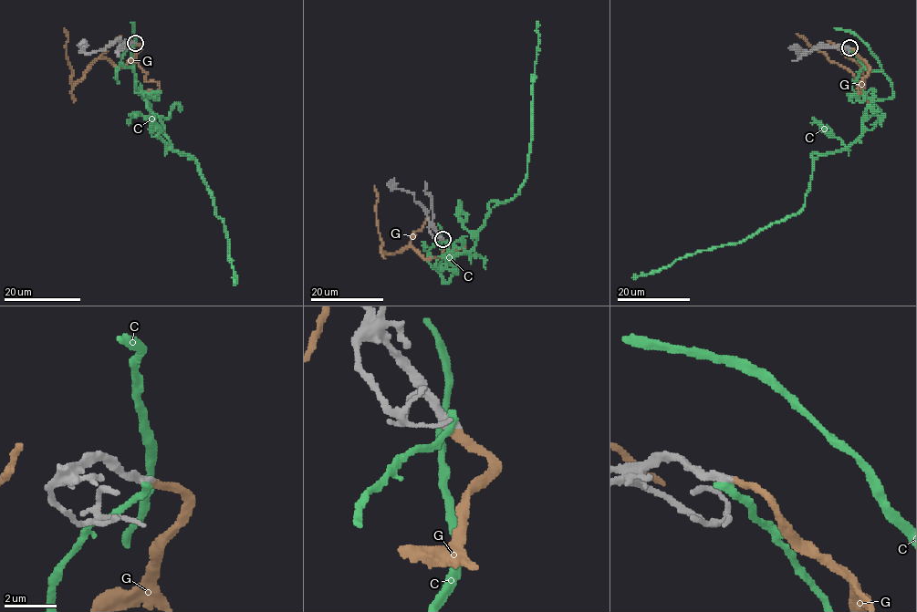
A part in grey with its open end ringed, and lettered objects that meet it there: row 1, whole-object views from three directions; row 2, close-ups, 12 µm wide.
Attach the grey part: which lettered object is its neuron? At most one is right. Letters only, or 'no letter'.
G

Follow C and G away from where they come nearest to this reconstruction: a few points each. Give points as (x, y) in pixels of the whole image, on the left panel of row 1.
C: (135, 44), (120, 66), (132, 70), (136, 88), (161, 121), (171, 148), (195, 160), (224, 223), (234, 284)
G: (135, 43), (140, 46), (132, 58), (121, 66), (97, 58), (72, 84), (63, 28)

